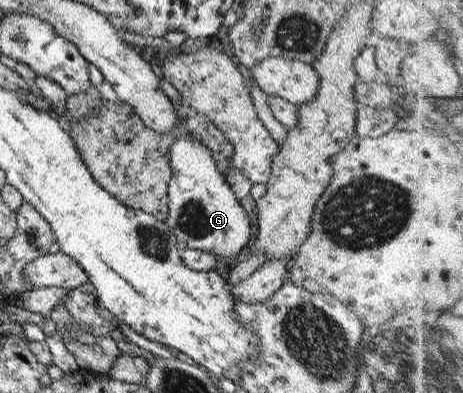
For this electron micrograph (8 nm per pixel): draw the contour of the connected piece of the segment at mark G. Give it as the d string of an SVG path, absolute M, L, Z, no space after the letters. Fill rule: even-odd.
M181 132L176 135L169 146L168 163L171 175L167 184L168 215L164 223L179 243L185 243L189 249L212 253L219 267L228 268L233 265L229 259L235 259L239 249L243 249L243 245L249 241L251 225L249 225L249 217L239 204L239 200L235 198L229 184L225 182L224 175L217 169L210 151L200 143L202 141Z

